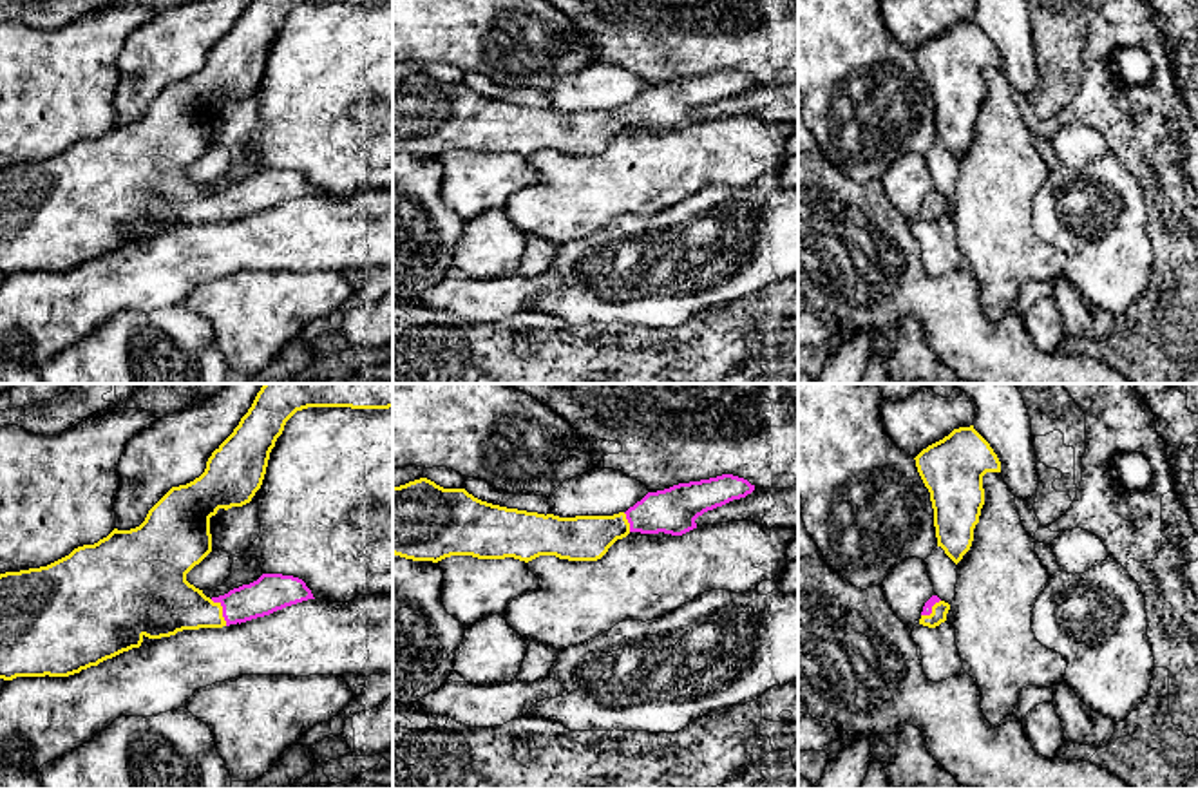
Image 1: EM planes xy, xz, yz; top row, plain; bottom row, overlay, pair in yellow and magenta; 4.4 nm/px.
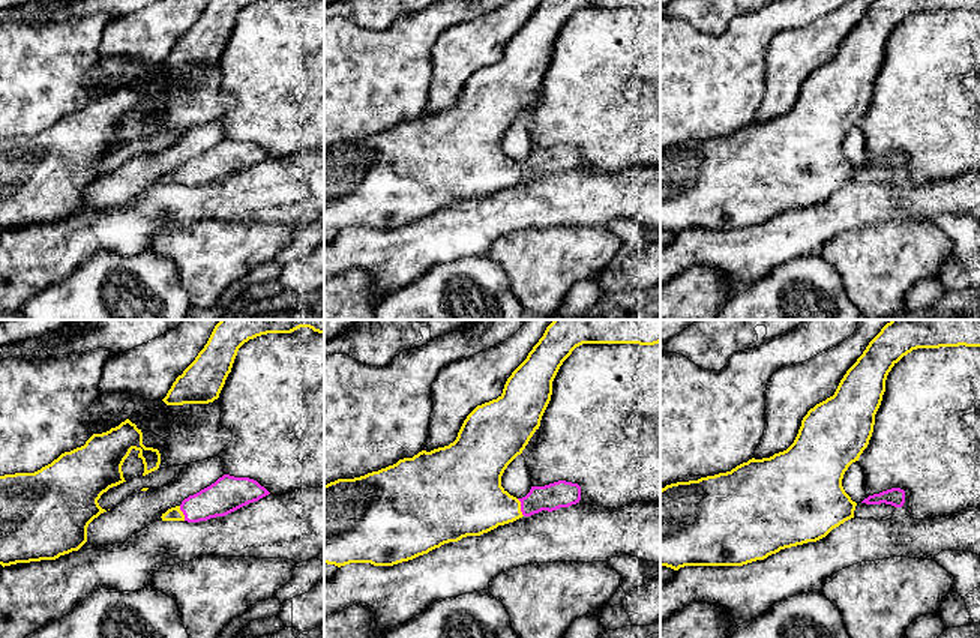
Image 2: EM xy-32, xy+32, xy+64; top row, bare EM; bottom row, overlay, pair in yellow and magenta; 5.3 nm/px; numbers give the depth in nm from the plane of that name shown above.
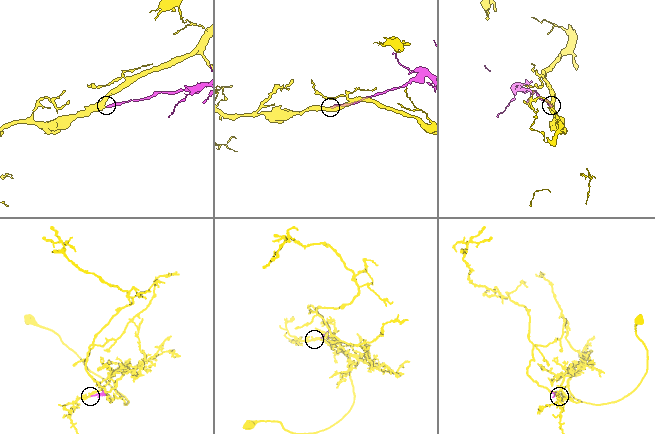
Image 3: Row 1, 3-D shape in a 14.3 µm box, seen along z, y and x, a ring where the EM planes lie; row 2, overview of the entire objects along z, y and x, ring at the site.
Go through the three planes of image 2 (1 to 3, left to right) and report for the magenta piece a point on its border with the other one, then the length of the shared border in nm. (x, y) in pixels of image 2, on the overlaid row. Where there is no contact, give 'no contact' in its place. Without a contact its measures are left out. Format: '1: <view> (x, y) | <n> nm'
1: xy-32 (182, 514) | 90 nm
2: xy+32 (520, 508) | 100 nm
3: no contact

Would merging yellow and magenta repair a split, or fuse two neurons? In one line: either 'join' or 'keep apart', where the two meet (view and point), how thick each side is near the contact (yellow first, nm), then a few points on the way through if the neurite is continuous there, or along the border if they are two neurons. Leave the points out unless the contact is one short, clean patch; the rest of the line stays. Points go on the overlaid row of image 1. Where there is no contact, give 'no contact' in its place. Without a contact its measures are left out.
join; contact xy (221, 610); calibres 280 and 170 nm; way xy (167, 603), (192, 610), (221, 610), (270, 592)

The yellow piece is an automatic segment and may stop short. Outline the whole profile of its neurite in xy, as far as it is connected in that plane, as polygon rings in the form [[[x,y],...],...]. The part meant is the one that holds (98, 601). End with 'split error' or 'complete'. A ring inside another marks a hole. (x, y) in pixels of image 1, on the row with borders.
[[[264,384],[233,433],[212,452],[204,472],[186,485],[172,487],[139,527],[114,528],[98,543],[78,547],[47,566],[0,574],[0,679],[69,677],[139,648],[145,637],[161,639],[183,630],[241,624],[315,599],[302,579],[282,574],[262,574],[257,581],[212,599],[186,581],[186,574],[212,552],[210,518],[219,509],[228,510],[252,501],[262,485],[270,452],[286,422],[308,407],[389,409],[393,384]]]; split error

